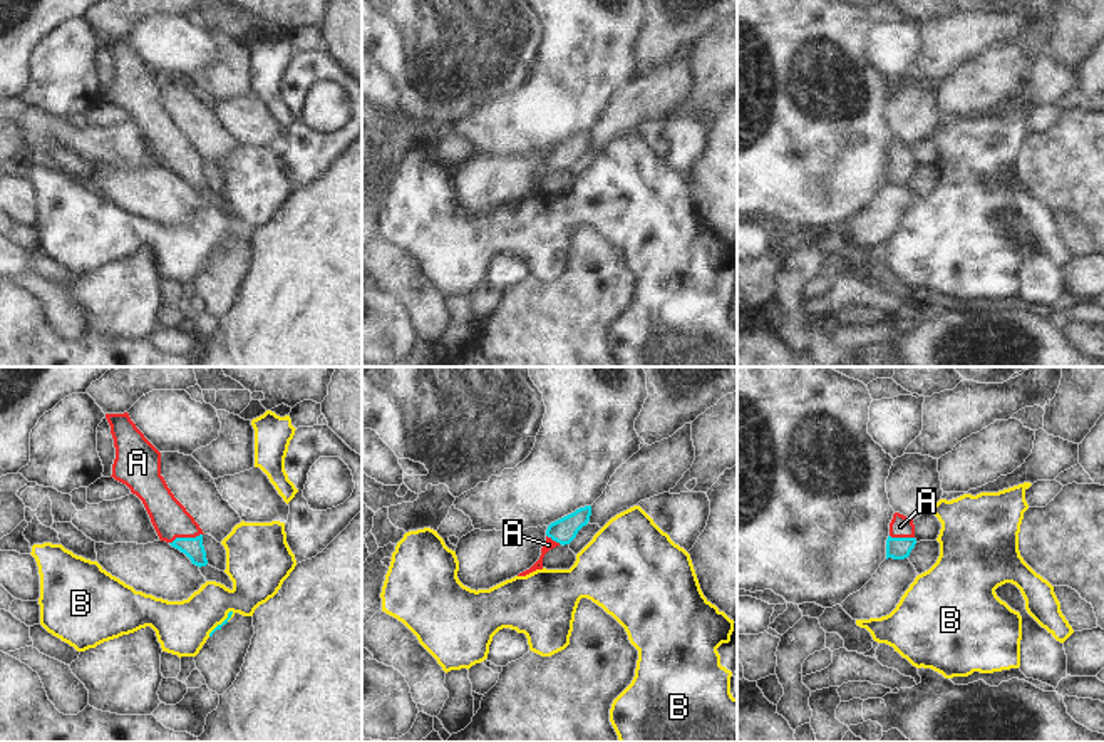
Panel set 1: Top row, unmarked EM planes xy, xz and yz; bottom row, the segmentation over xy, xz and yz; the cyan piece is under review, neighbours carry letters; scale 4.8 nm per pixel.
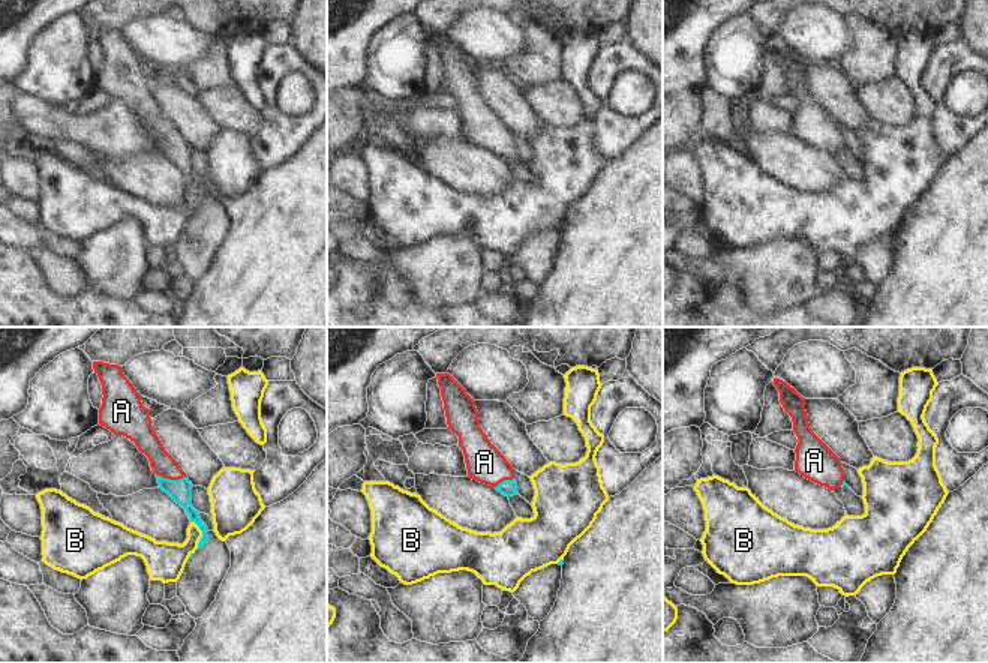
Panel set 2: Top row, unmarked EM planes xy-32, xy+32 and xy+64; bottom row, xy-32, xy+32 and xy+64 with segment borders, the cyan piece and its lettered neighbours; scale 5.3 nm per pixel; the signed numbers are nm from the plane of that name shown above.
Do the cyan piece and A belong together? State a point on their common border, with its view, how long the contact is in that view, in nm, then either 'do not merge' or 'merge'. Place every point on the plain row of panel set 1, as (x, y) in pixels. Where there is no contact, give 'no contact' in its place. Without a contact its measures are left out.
meets cyan in xy at (185, 163); contact 170 nm long; merge

